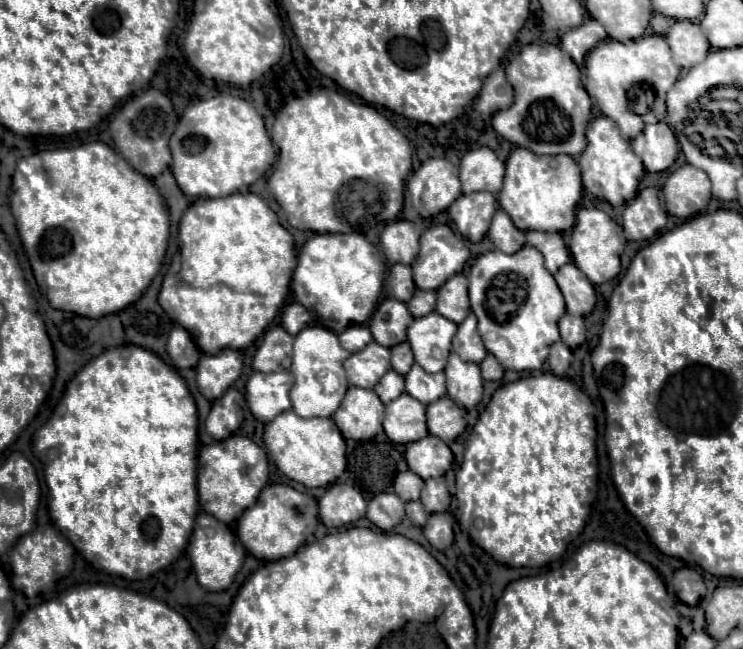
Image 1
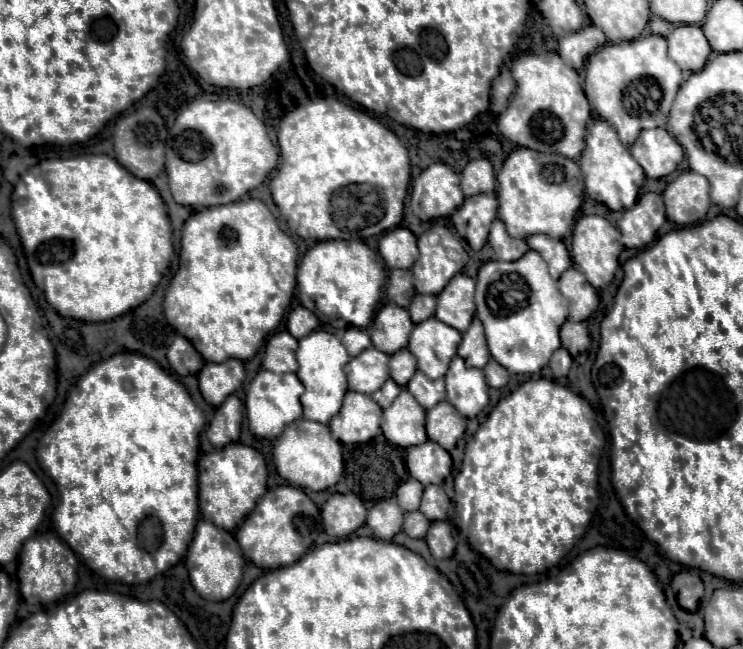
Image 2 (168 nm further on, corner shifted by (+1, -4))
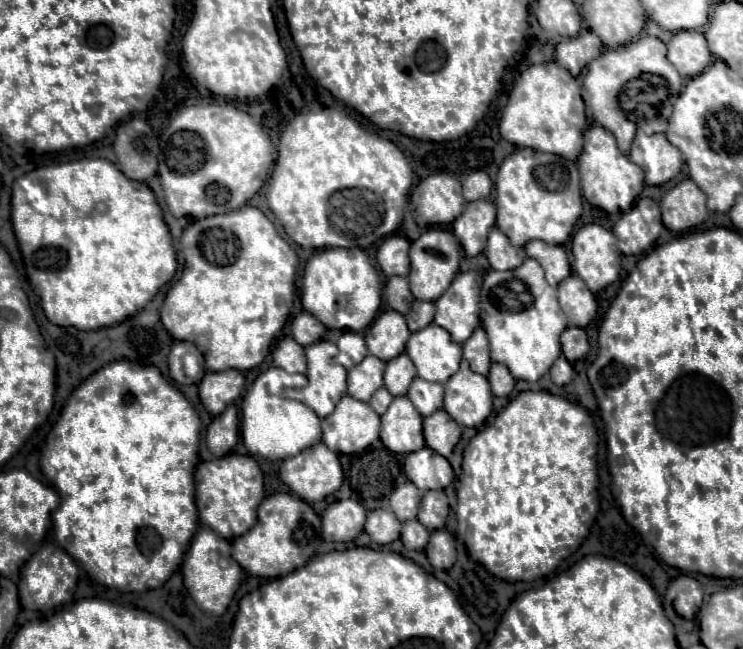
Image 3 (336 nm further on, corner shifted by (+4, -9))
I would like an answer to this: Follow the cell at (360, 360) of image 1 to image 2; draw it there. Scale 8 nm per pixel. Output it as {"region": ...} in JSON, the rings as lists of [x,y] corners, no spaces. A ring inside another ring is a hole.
{"region":[[[374,346],[366,348],[360,356],[354,356],[344,368],[350,390],[362,394],[376,392],[388,378],[388,360],[390,356]]]}

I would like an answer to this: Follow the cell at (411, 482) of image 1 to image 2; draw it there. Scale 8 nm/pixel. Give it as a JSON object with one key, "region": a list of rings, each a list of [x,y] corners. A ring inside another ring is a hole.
{"region":[[[408,478],[406,482],[402,482],[400,488],[396,490],[396,498],[398,498],[400,508],[404,508],[404,512],[418,510],[418,506],[420,506],[420,498],[422,498],[422,492],[424,492],[424,486],[422,486],[418,480]]]}

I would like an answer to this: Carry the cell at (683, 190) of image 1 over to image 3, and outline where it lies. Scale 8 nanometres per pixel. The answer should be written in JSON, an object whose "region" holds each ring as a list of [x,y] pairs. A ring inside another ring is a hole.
{"region":[[[683,179],[661,199],[661,215],[665,227],[669,231],[681,233],[701,225],[709,217],[705,201],[705,193],[701,193],[701,189],[691,179]]]}

